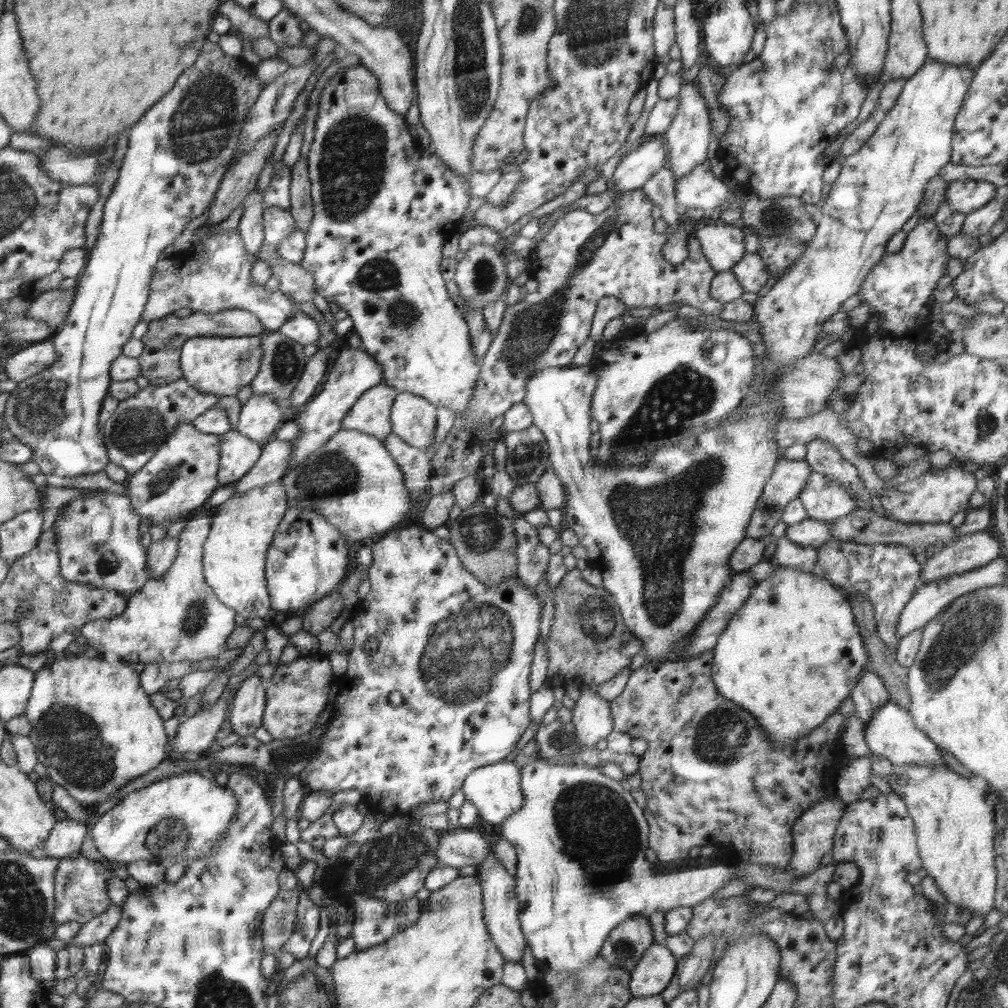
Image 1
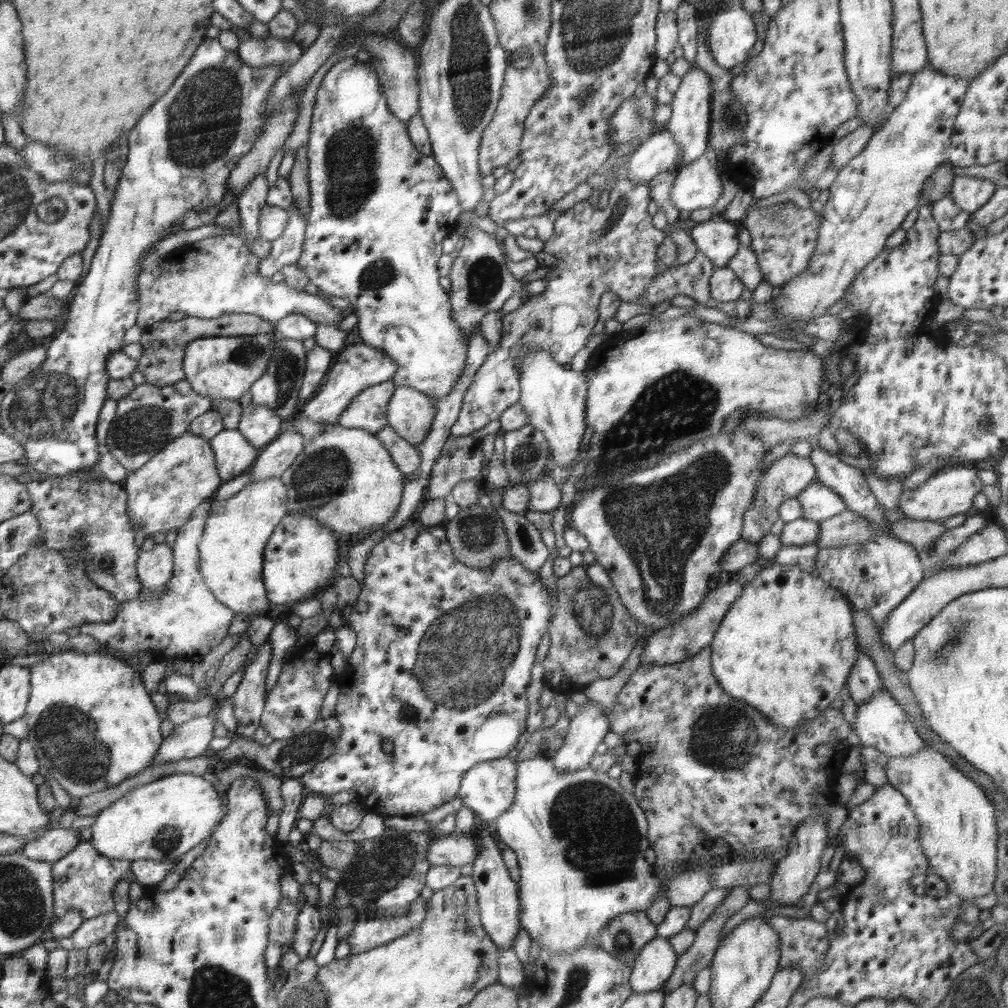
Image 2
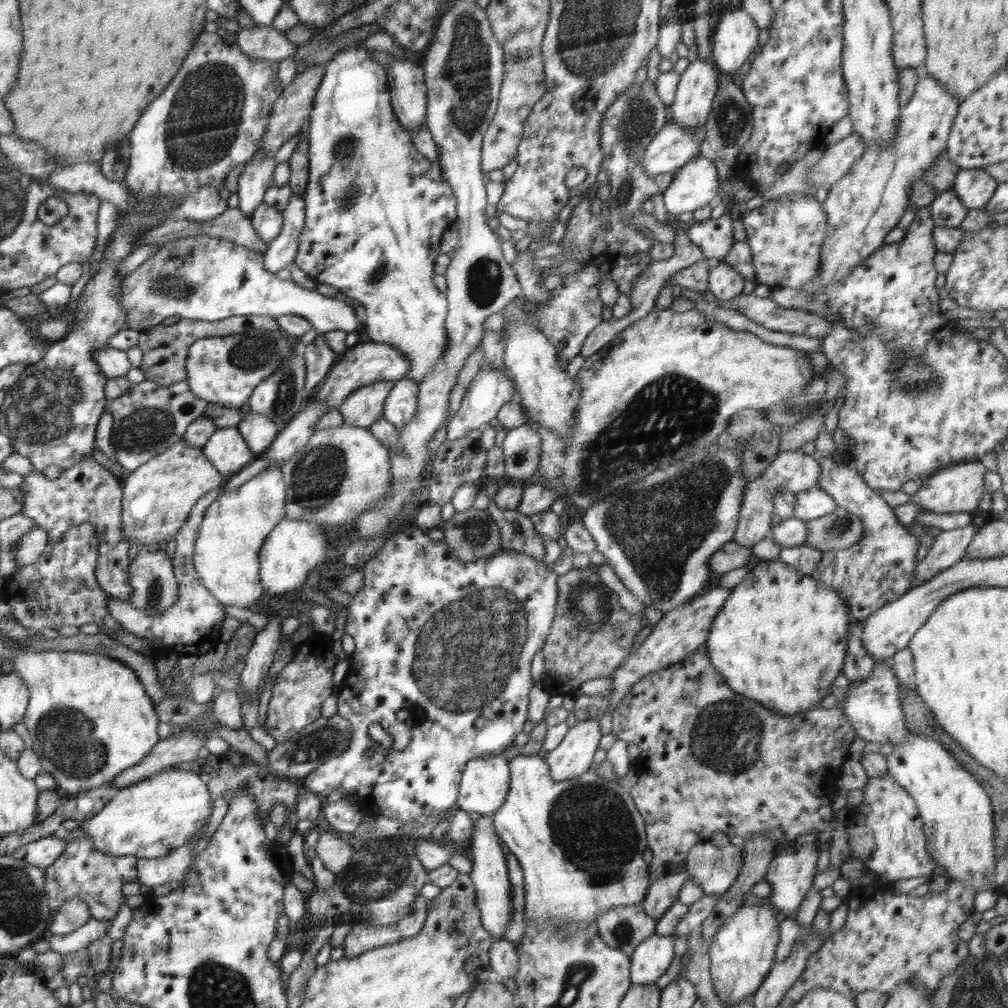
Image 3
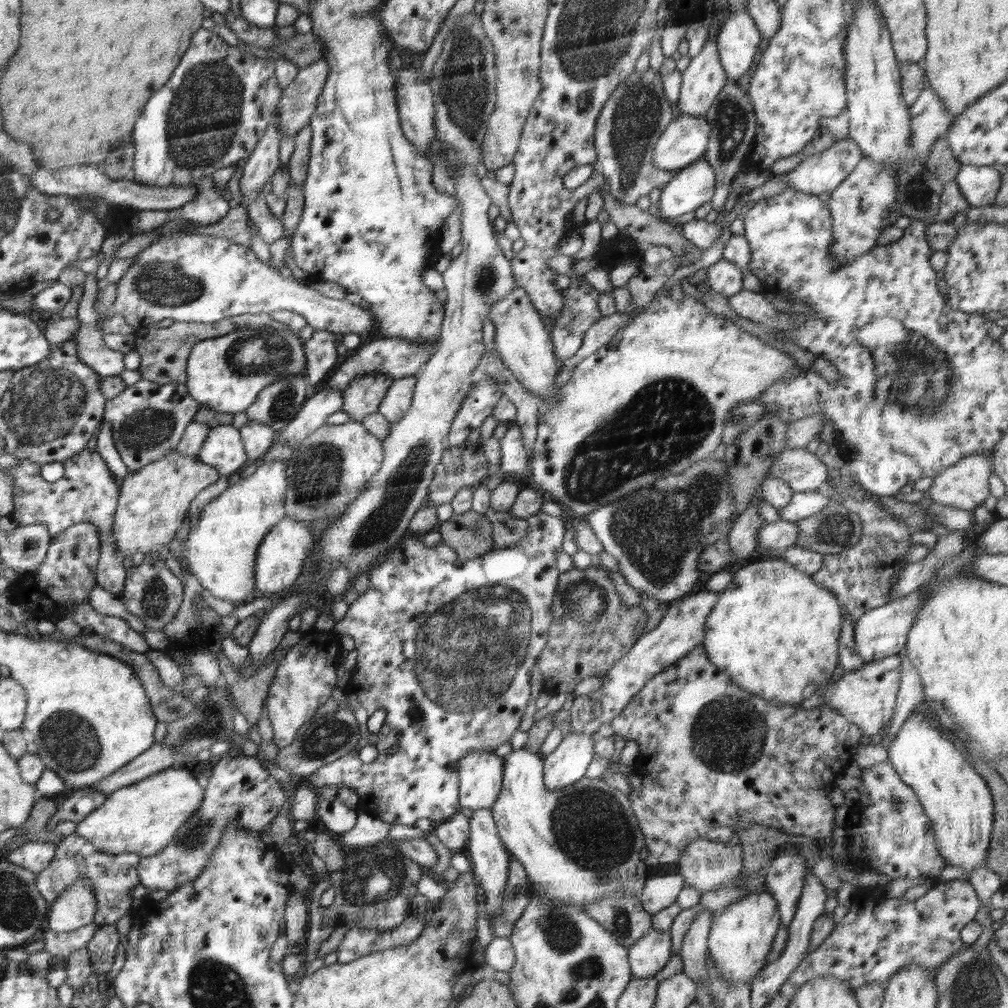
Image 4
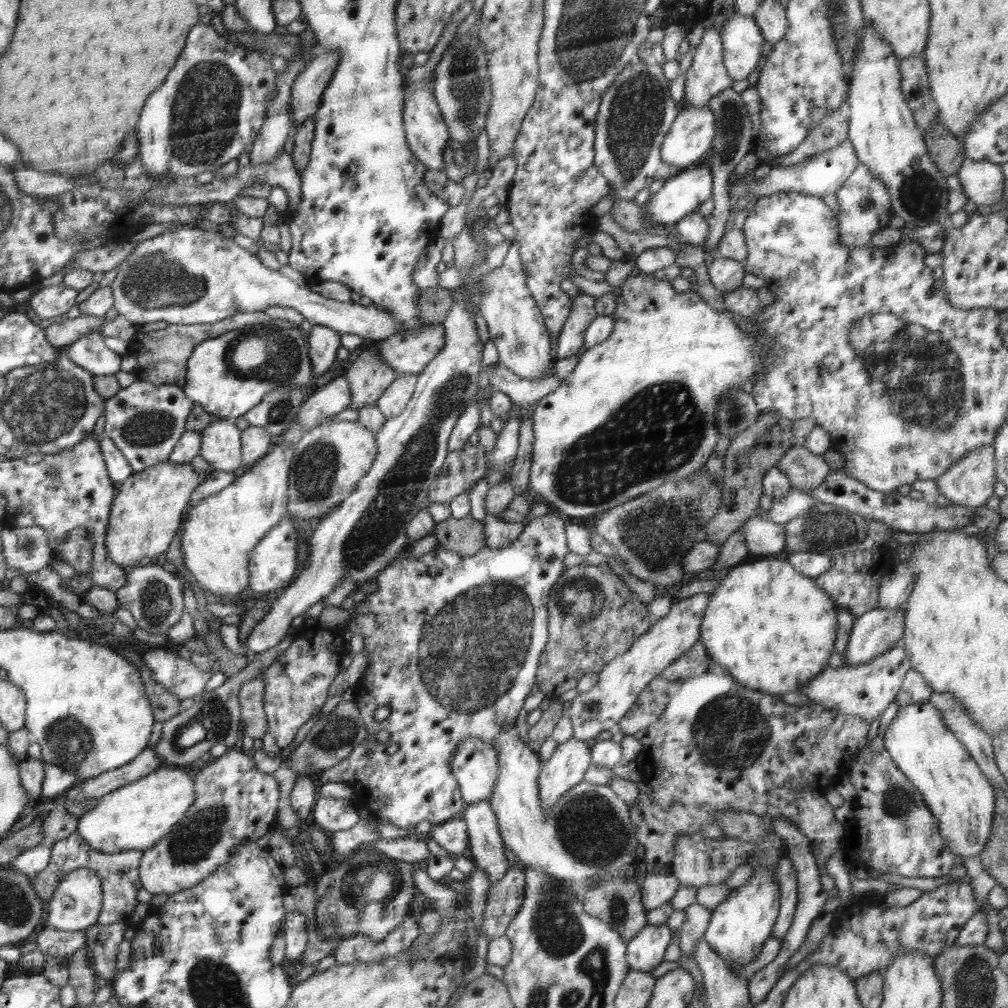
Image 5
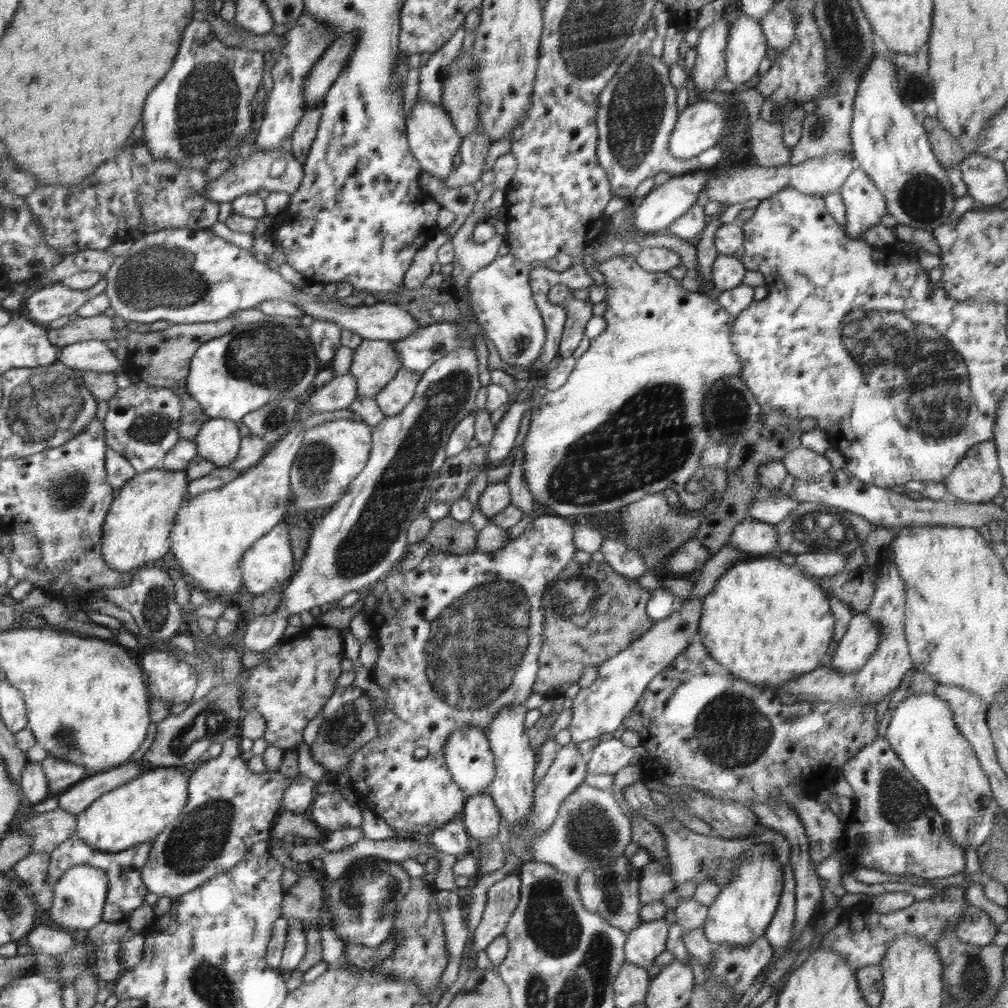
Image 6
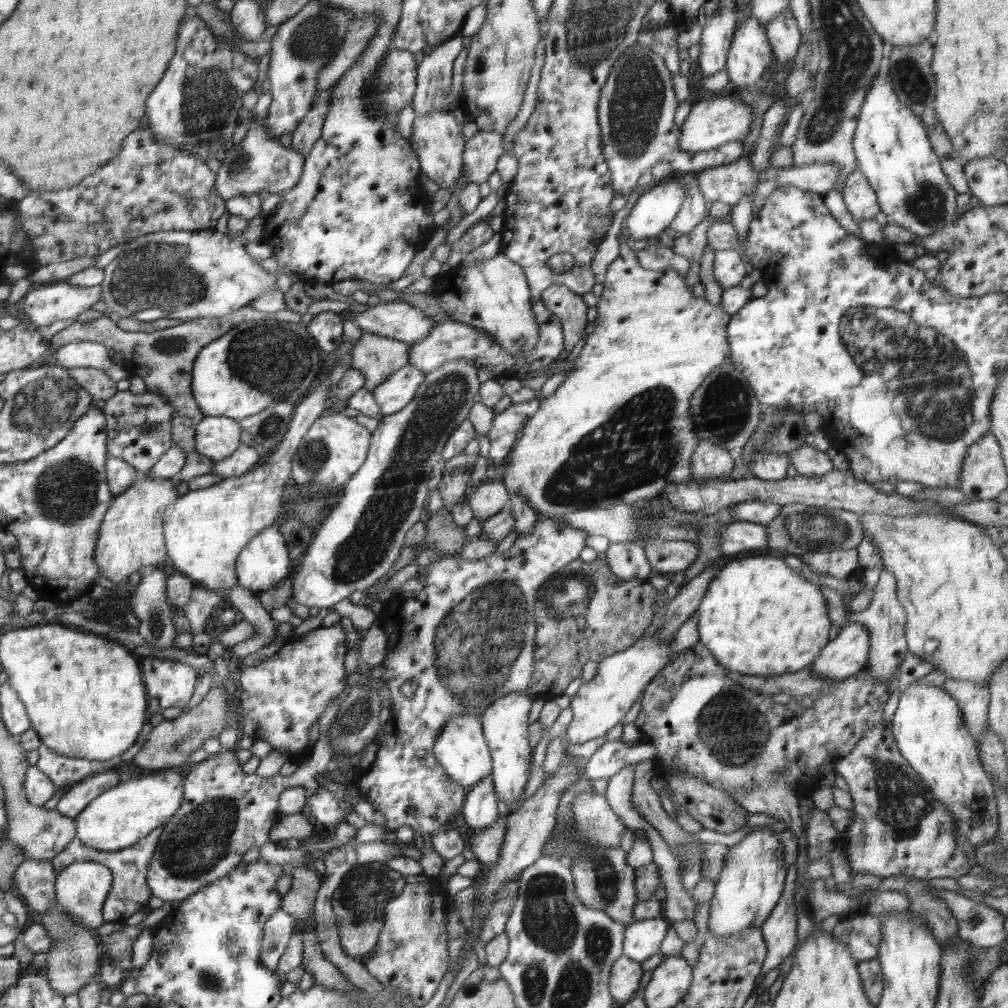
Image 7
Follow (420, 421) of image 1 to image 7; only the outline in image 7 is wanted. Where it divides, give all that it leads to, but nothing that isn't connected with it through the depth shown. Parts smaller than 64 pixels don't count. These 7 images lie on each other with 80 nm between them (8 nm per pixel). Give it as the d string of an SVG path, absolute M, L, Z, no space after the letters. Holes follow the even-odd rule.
M410 364L393 372L372 392L381 414L385 417L400 412L414 398L424 379L425 372Z

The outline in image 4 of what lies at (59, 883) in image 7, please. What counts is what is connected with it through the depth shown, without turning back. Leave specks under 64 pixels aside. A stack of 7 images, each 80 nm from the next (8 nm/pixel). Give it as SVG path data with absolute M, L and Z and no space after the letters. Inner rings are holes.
M77 880L64 888L63 893L53 902L49 916L49 929L54 932L72 932L94 922L96 899L89 880Z

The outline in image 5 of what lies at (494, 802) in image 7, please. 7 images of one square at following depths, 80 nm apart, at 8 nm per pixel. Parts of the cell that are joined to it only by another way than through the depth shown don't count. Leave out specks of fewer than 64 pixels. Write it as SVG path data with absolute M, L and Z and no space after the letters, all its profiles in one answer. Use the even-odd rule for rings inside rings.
M488 800L468 804L460 816L467 824L470 854L476 868L488 874L490 886L496 884L509 866L491 804Z

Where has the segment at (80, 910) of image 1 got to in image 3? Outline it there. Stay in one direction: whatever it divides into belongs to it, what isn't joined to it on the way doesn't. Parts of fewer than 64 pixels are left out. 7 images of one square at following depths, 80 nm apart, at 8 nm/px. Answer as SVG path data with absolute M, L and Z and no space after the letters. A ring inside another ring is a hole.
M88 837L76 839L67 843L67 848L50 867L46 867L47 896L53 911L71 898L77 898L88 905L92 918L98 920L112 920L121 904L126 903L126 896L121 893L121 888L126 883L131 883L137 876L138 858L132 855L110 856L97 851Z

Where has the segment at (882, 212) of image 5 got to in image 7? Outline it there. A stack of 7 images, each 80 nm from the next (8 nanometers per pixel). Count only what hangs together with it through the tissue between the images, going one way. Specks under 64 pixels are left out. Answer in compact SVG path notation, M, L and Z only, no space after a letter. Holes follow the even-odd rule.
M858 168L846 177L841 193L848 213L858 224L864 220L875 219L876 215L881 212L876 191Z

